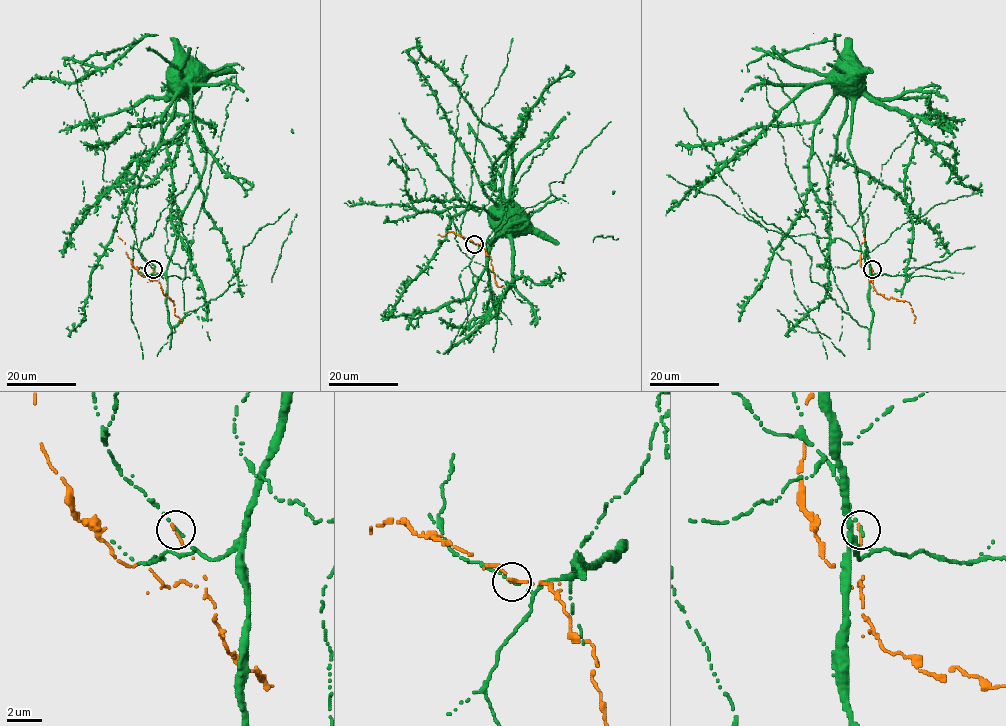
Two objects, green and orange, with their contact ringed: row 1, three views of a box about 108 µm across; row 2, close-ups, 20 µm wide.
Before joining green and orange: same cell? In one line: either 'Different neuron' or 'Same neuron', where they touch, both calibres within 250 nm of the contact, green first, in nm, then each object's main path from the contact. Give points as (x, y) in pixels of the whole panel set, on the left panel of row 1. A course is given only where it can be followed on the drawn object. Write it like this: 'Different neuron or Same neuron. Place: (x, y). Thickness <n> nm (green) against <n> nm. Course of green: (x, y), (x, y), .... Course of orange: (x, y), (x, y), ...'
Different neuron. Place: (153, 269). Thickness 150 nm (green) against 180 nm. Course of green: (153, 269), (139, 253), (122, 203), (139, 182), (173, 111), (176, 96), (173, 86), (181, 75). Course of orange: (153, 269), (162, 292), (173, 302), (174, 314), (182, 323)

